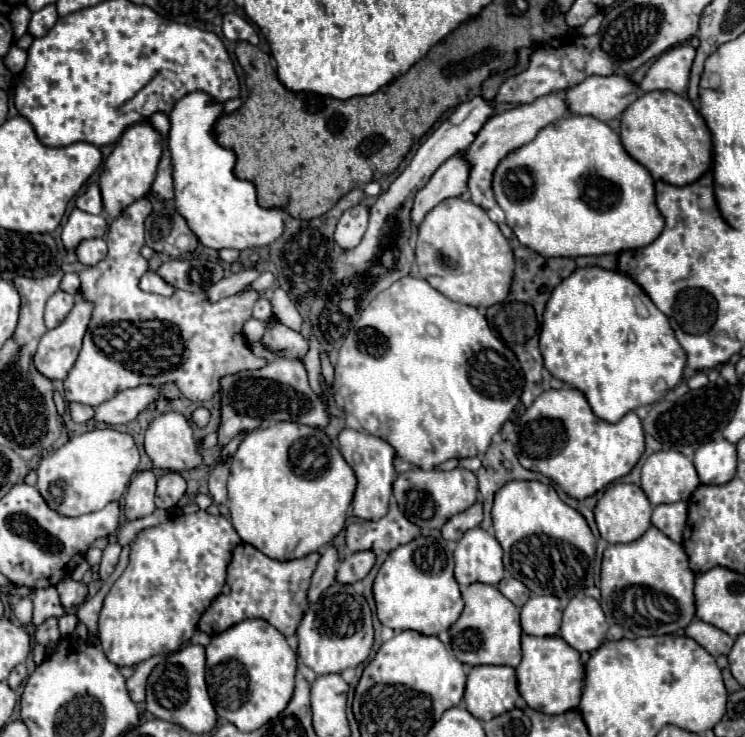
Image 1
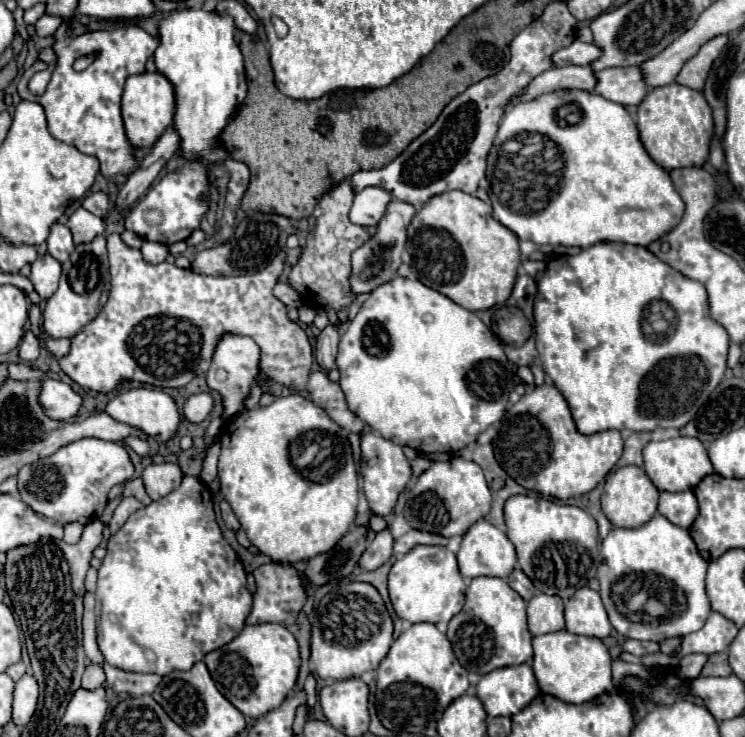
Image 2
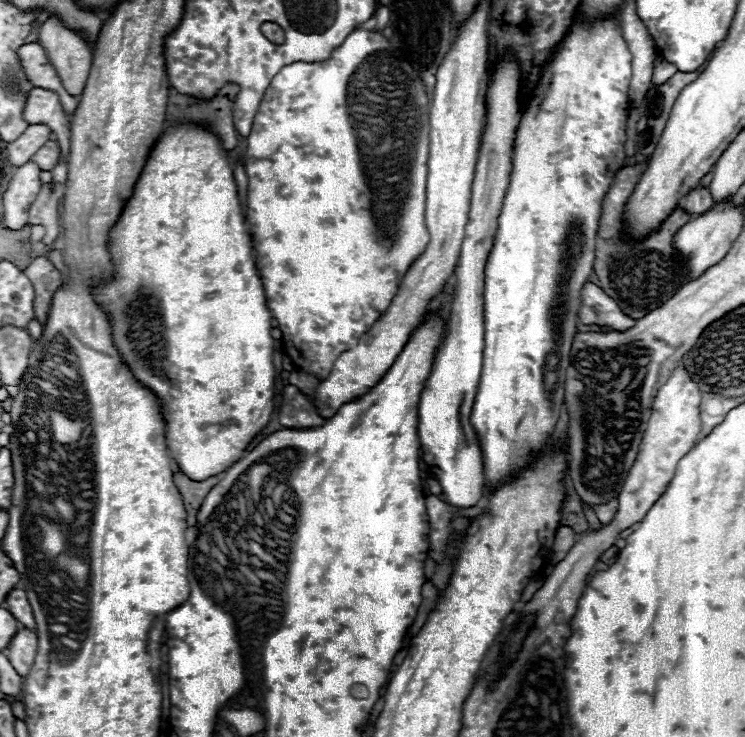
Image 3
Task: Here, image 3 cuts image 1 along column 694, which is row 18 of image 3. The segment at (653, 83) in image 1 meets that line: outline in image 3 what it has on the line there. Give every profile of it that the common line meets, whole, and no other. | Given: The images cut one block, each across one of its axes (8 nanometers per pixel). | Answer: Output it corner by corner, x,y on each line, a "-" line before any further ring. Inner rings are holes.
48,18
42,24
38,42
46,50
48,62
54,66
66,92
82,96
92,64
88,42
78,32
64,28
56,18

